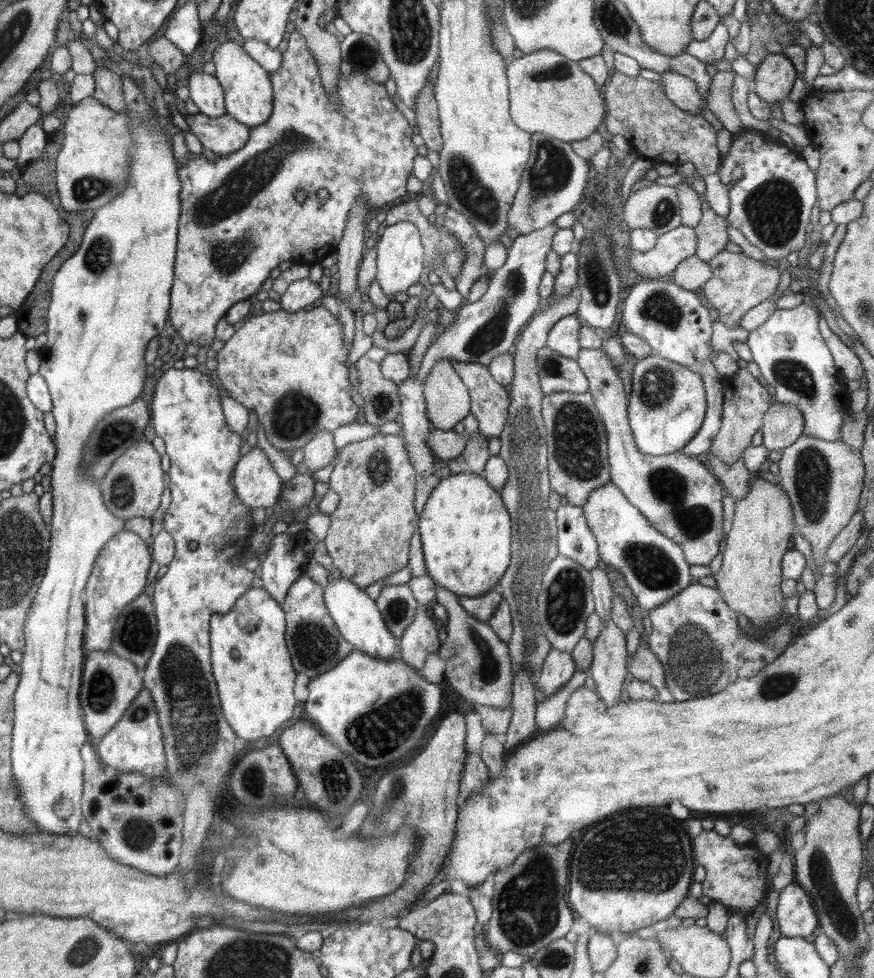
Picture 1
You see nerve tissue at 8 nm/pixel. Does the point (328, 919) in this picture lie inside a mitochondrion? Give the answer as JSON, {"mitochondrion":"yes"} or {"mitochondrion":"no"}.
{"mitochondrion":"no"}

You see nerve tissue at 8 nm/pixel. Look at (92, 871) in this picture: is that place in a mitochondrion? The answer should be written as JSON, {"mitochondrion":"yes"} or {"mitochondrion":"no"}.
{"mitochondrion":"no"}

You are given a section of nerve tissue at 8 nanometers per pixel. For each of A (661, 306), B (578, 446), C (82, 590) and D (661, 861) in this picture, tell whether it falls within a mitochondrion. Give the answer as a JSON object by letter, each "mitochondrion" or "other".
{"A":"mitochondrion","B":"mitochondrion","C":"other","D":"mitochondrion"}

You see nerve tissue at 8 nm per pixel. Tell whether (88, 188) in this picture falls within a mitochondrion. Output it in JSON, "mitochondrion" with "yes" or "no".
{"mitochondrion":"yes"}

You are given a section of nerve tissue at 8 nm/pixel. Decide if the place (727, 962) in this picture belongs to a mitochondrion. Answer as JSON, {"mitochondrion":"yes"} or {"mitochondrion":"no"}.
{"mitochondrion":"no"}

